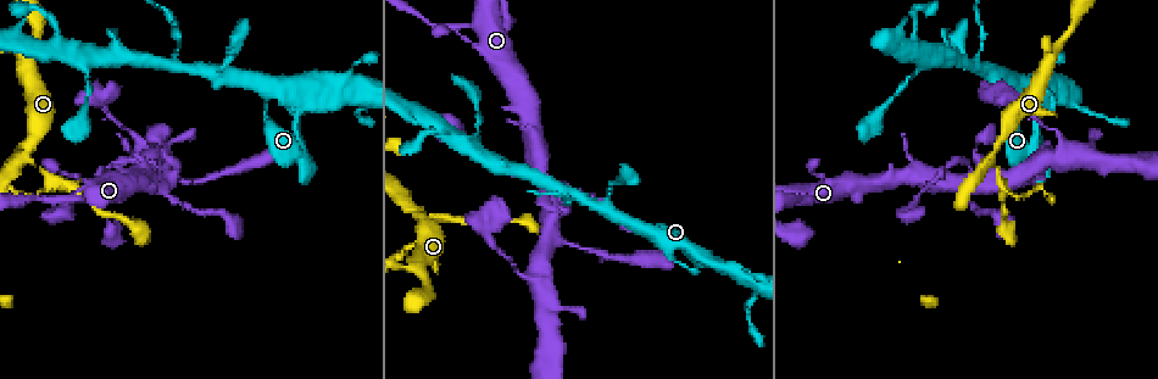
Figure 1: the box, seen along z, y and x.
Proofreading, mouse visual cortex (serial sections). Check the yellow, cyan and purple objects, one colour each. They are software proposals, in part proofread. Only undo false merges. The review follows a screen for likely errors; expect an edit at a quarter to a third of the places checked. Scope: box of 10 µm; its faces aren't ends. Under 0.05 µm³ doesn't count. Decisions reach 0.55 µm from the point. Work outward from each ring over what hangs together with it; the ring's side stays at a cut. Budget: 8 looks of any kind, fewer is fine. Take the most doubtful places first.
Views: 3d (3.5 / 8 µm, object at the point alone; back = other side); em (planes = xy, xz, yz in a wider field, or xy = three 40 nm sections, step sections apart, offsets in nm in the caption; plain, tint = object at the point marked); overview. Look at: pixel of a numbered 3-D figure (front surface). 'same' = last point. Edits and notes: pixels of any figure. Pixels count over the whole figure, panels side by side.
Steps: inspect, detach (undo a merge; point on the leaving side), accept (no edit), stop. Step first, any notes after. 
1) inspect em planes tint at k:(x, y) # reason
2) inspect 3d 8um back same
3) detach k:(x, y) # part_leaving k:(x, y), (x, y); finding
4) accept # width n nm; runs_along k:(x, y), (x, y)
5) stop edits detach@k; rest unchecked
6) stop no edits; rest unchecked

inspect 3d 3.5um back at 1:(1001, 189) # three arms meet

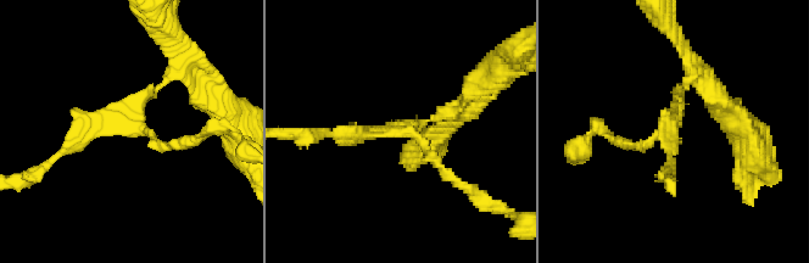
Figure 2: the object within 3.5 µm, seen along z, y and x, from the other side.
inspect em xy step 1 plain at 2:(139, 125) # arms 3; arm_widths 150, 150, 250 nm

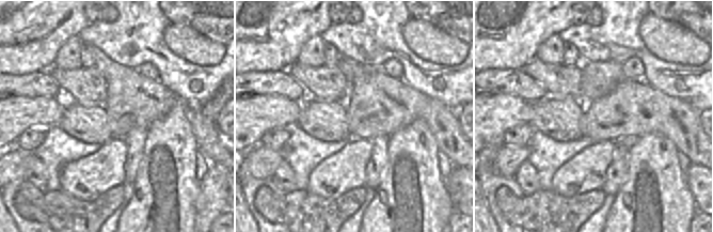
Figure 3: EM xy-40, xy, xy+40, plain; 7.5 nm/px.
inspect em xy step 1 tint same

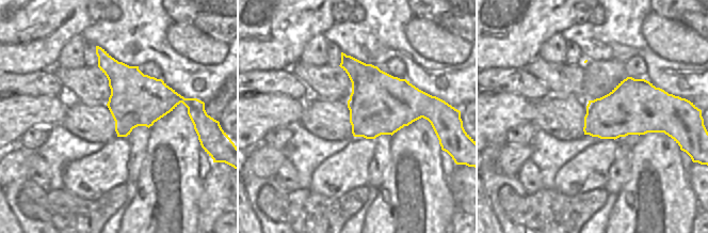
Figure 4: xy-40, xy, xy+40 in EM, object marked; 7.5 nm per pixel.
accept # runs_along 2:(690, 65), (668, 129), (640, 147), (621, 140); all the same cell

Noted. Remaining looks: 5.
inspect 3d 3.5um at 1:(565, 191) # a fork

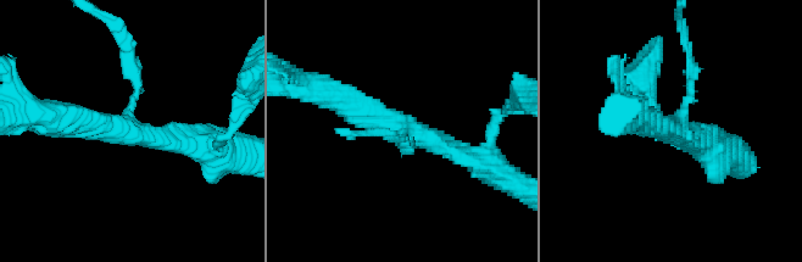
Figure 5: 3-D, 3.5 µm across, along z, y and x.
inspect em xy step 2 tint at 5:(403, 127) # arms 3; arm_widths 150, 250, 350 nm; need the tissue

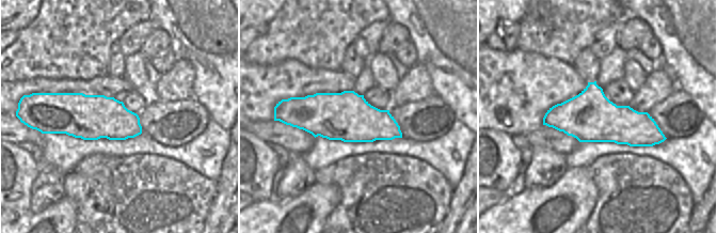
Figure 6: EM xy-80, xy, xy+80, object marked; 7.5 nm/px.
detach 5:(126, 65) # width 360 nm; part_leaving 5:(128, 107), (135, 73), (113, 26); a second cell is stuck on

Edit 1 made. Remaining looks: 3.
stop edits detach@5; rest unchecked

